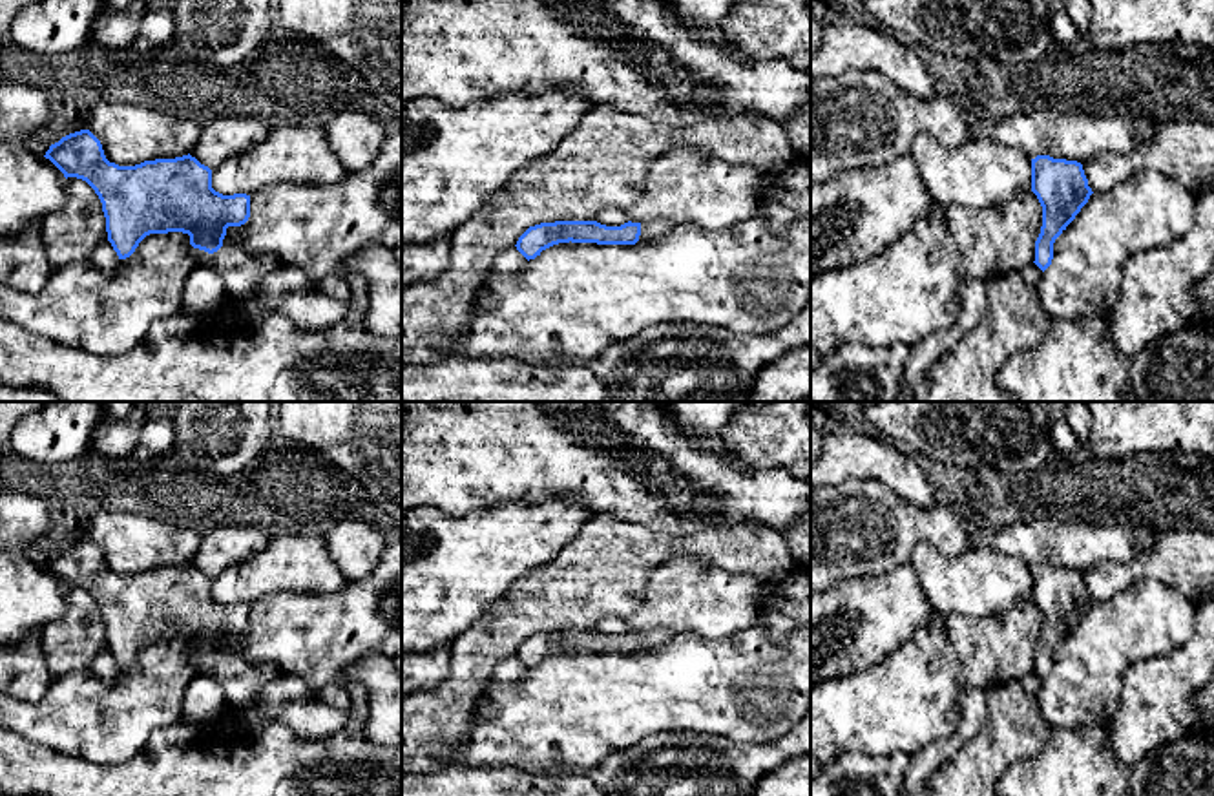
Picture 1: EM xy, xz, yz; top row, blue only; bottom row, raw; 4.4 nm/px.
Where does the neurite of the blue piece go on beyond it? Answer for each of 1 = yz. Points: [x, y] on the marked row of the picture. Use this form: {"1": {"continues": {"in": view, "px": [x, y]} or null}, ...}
{"1": {"continues": null}}

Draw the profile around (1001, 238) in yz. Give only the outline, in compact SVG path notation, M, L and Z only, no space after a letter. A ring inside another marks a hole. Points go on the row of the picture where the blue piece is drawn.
M1031 190L982 210L949 204L946 226L960 257L962 281L986 281L1033 265L1042 206Z

